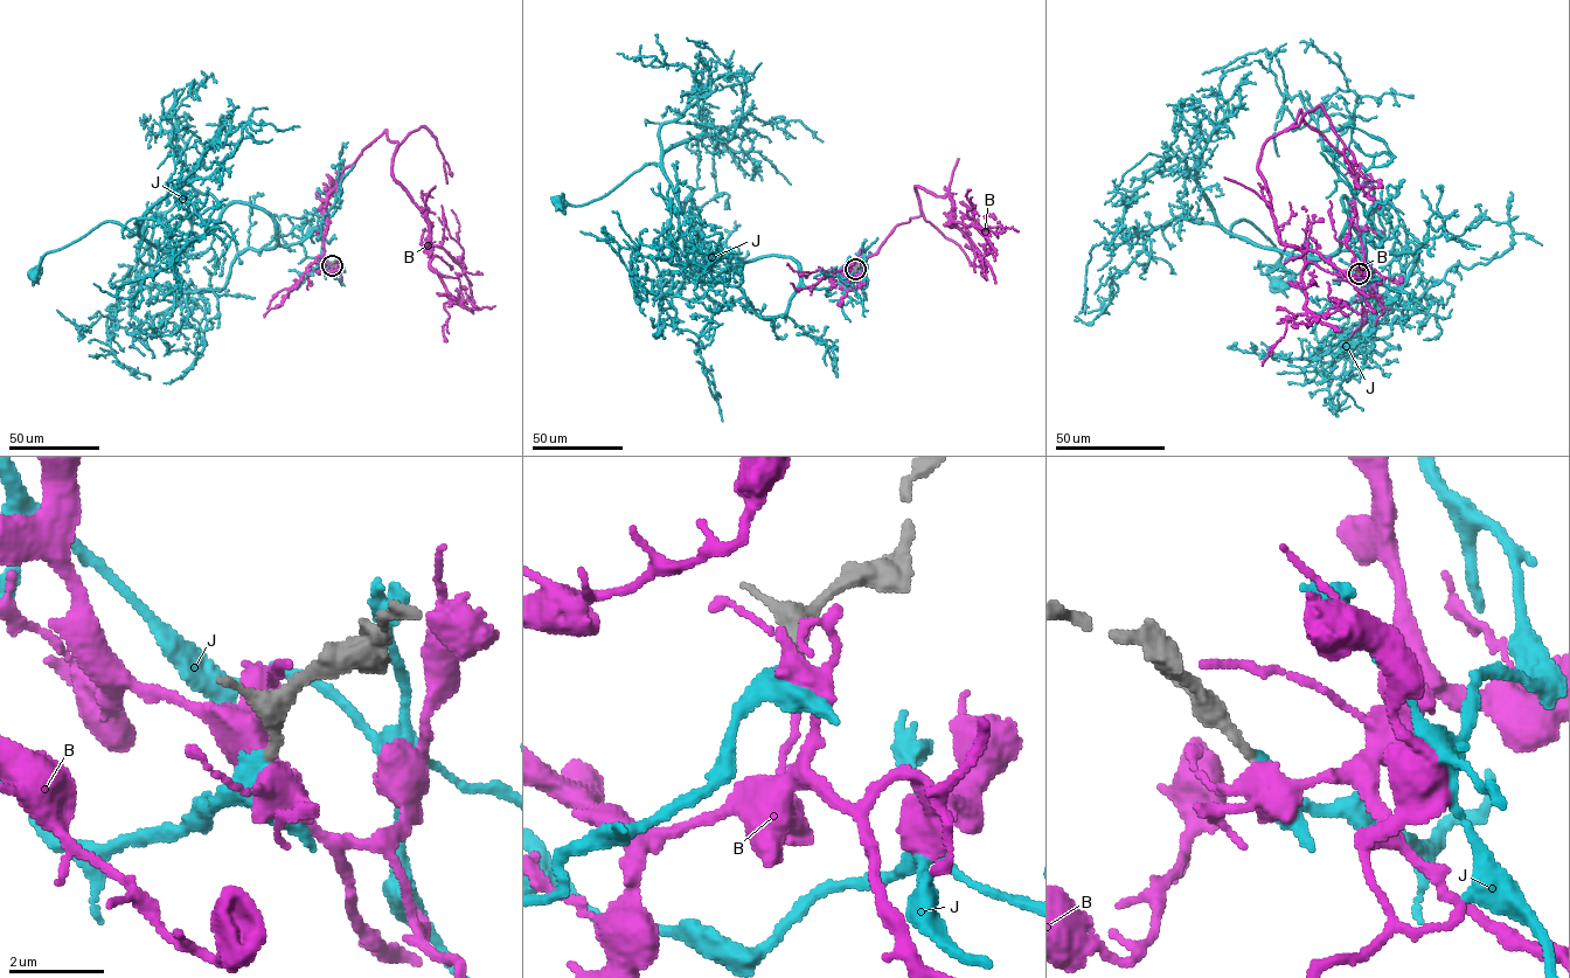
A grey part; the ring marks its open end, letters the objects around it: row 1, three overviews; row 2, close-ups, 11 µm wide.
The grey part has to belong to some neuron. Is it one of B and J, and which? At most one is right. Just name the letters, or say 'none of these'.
J

